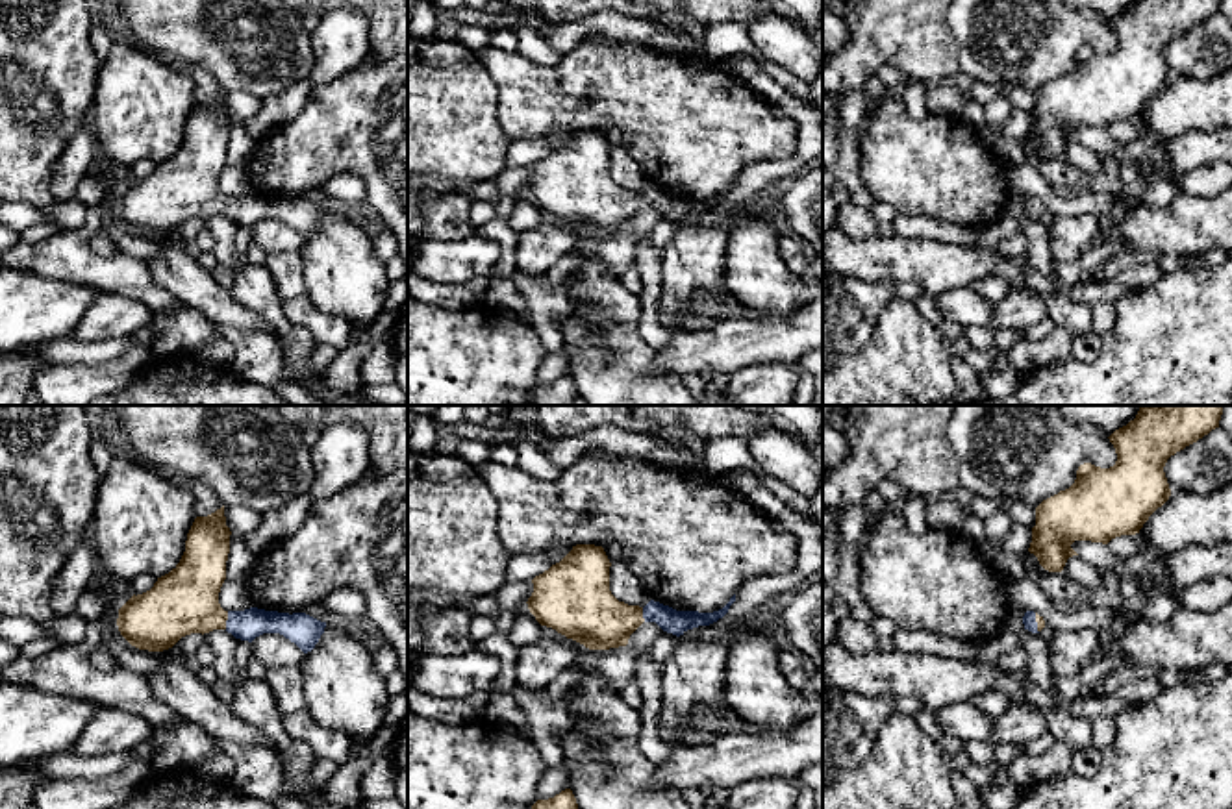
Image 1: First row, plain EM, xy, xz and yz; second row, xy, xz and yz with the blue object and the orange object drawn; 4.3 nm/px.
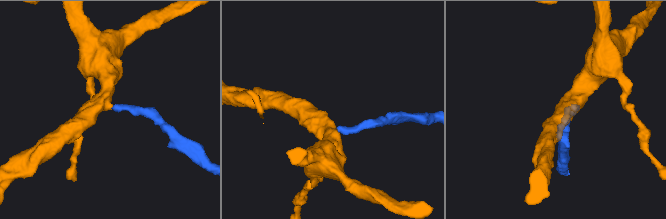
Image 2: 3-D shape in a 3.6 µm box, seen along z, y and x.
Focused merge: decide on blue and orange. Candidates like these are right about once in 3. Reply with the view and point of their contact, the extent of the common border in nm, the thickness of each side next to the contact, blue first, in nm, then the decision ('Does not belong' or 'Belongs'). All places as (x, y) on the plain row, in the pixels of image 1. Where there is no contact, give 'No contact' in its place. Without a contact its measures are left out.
Touches blue at xy (226, 206). Shared border 80 nm. Thickness 130 nm (blue) against 280 nm. Belongs

